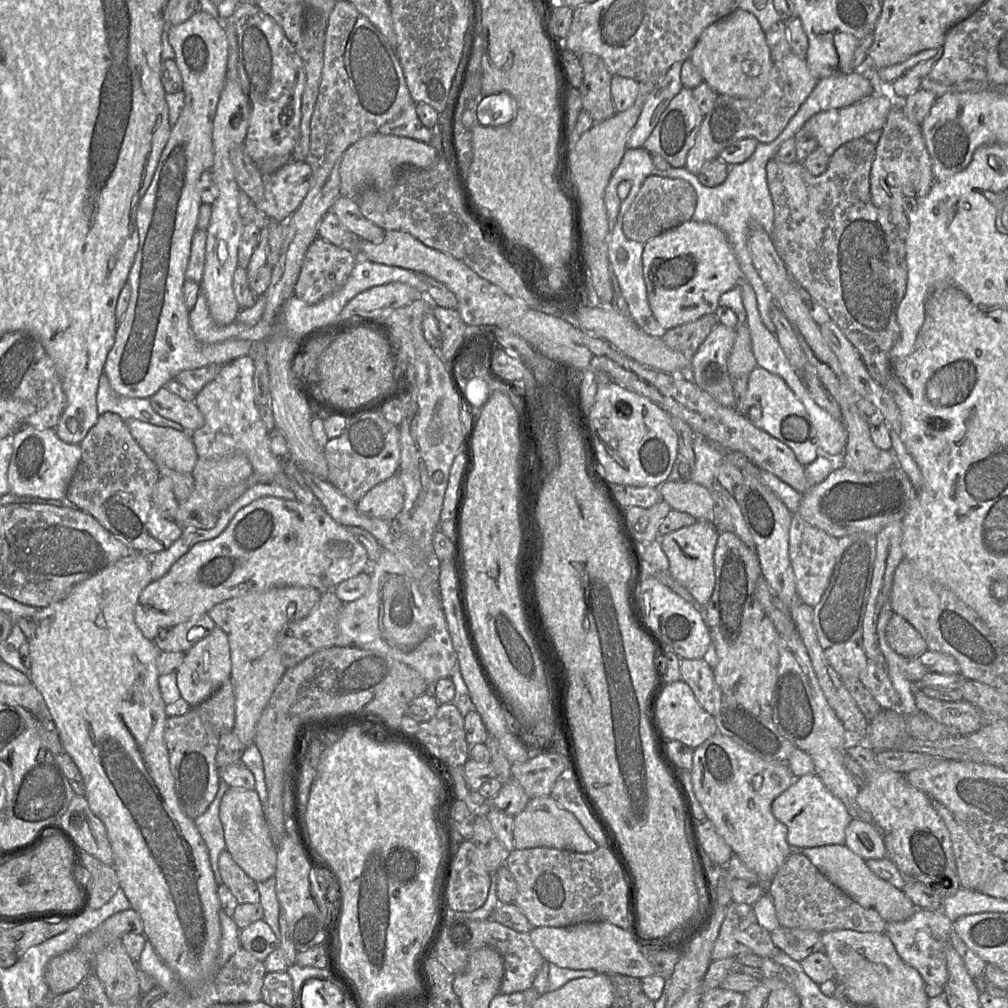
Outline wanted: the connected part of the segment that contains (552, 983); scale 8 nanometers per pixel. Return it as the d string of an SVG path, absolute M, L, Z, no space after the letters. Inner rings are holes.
M544 959L544 964L535 977L532 988L534 988L539 995L542 995L547 991L559 989L573 979L582 977L590 978L594 977L597 973L598 972L592 969L572 970L561 968Z

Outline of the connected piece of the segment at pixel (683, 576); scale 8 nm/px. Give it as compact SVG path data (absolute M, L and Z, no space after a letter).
M699 519L690 526L659 537L659 543L669 561L669 574L692 595L694 603L705 607L715 587L714 551L719 532L711 520Z

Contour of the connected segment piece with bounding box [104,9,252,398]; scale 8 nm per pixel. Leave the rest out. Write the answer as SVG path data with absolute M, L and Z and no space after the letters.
M199 9L185 22L168 26L168 40L174 50L174 60L181 74L185 104L177 122L171 128L151 183L137 208L139 245L127 279L131 289L130 302L122 321L116 328L115 342L104 365L104 373L111 388L121 396L132 398L150 398L183 370L200 368L208 364L224 365L238 357L248 355L252 348L252 342L244 339L229 339L212 344L199 342L191 330L190 311L185 306L183 298L192 237L197 229L202 204L198 182L202 172L210 170L213 165L212 124L220 93L226 81L228 61L226 33L221 20Z

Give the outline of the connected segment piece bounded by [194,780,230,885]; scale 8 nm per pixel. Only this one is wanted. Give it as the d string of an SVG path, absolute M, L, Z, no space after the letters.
M221 780L217 794L208 809L194 820L196 827L207 845L210 863L217 885L223 884L218 859L220 853L226 849L224 829L219 816L219 810L222 797L229 788L230 786Z

